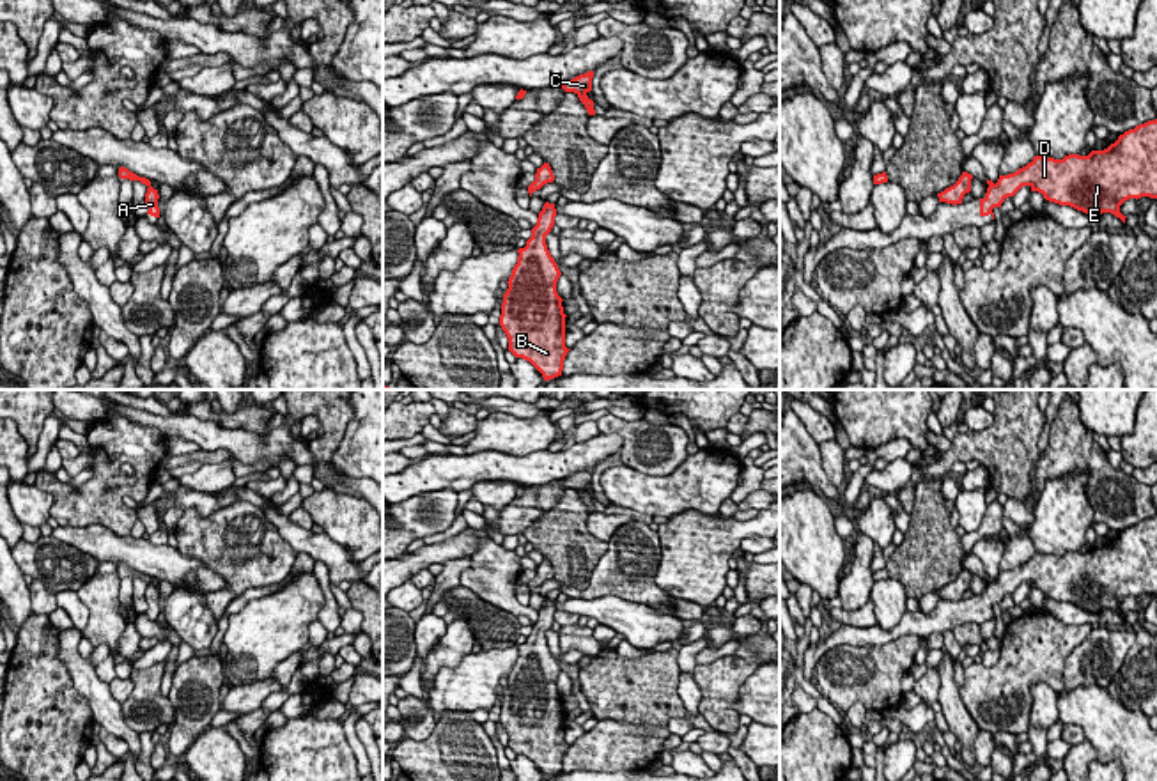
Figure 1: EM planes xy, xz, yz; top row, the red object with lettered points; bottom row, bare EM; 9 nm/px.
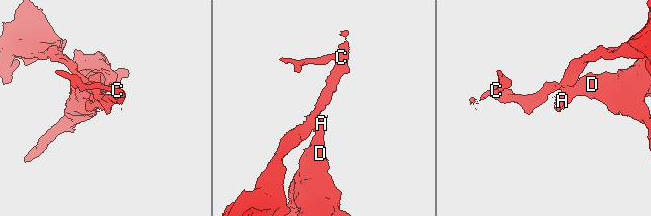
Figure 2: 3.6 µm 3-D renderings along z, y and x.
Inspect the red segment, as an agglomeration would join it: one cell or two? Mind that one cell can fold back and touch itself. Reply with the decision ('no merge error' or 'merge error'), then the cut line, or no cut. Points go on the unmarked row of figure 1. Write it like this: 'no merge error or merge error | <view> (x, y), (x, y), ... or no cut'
merge error | yz (993, 579), (989, 583)

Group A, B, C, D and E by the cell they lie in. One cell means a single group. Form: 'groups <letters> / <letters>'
groups A B D E / C

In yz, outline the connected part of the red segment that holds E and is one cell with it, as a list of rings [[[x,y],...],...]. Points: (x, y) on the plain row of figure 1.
[[[1157,515],[1125,528],[1104,547],[1091,547],[1088,553],[1068,551],[1063,556],[1035,553],[1031,560],[1013,570],[999,572],[998,579],[987,584],[980,595],[980,613],[992,613],[994,604],[1013,593],[1022,583],[1038,588],[1045,597],[1070,602],[1090,613],[1111,609],[1125,620],[1120,602],[1129,595],[1157,595]]]

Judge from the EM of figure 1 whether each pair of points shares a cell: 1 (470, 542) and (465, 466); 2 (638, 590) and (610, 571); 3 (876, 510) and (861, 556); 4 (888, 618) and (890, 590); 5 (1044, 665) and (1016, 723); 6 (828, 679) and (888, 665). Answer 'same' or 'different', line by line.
1: different
2: same
3: different
4: same
5: same
6: same

